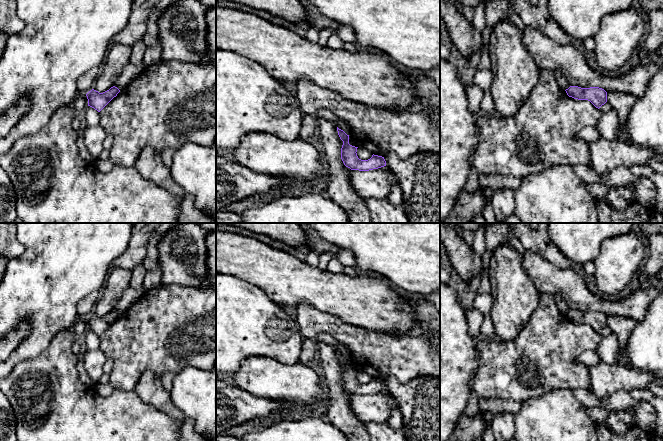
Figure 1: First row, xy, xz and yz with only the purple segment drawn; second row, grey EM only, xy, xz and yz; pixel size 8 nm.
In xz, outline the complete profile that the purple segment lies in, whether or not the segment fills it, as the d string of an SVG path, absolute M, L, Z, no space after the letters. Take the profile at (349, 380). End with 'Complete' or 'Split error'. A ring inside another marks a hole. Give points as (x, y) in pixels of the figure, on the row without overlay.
M337 351L338 359L343 365L341 383L344 389L351 394L369 395L386 390L384 381L372 379L368 384L361 384L357 380L357 372L349 368L349 359Z. Complete

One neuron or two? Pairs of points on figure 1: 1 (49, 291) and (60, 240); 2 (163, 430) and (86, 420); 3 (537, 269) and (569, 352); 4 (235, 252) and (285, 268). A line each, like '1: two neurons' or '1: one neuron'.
1: one neuron
2: one neuron
3: two neurons
4: one neuron

